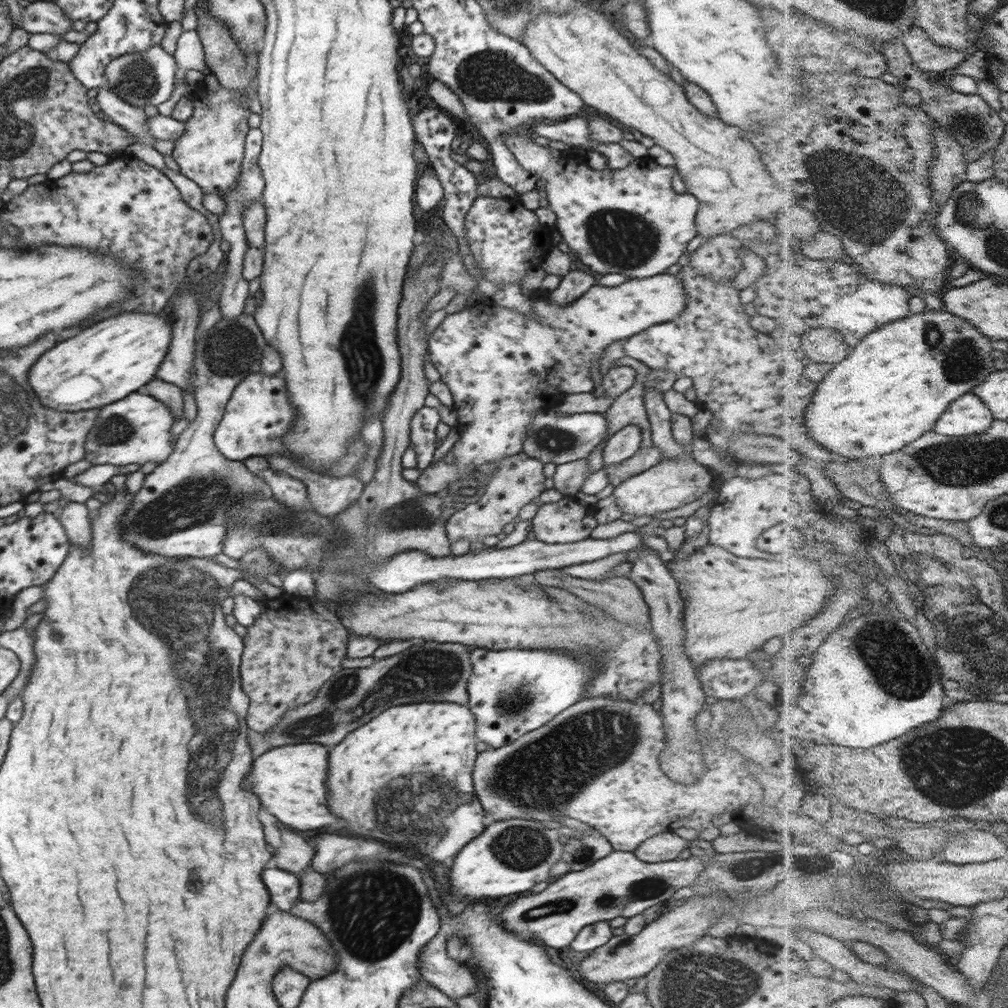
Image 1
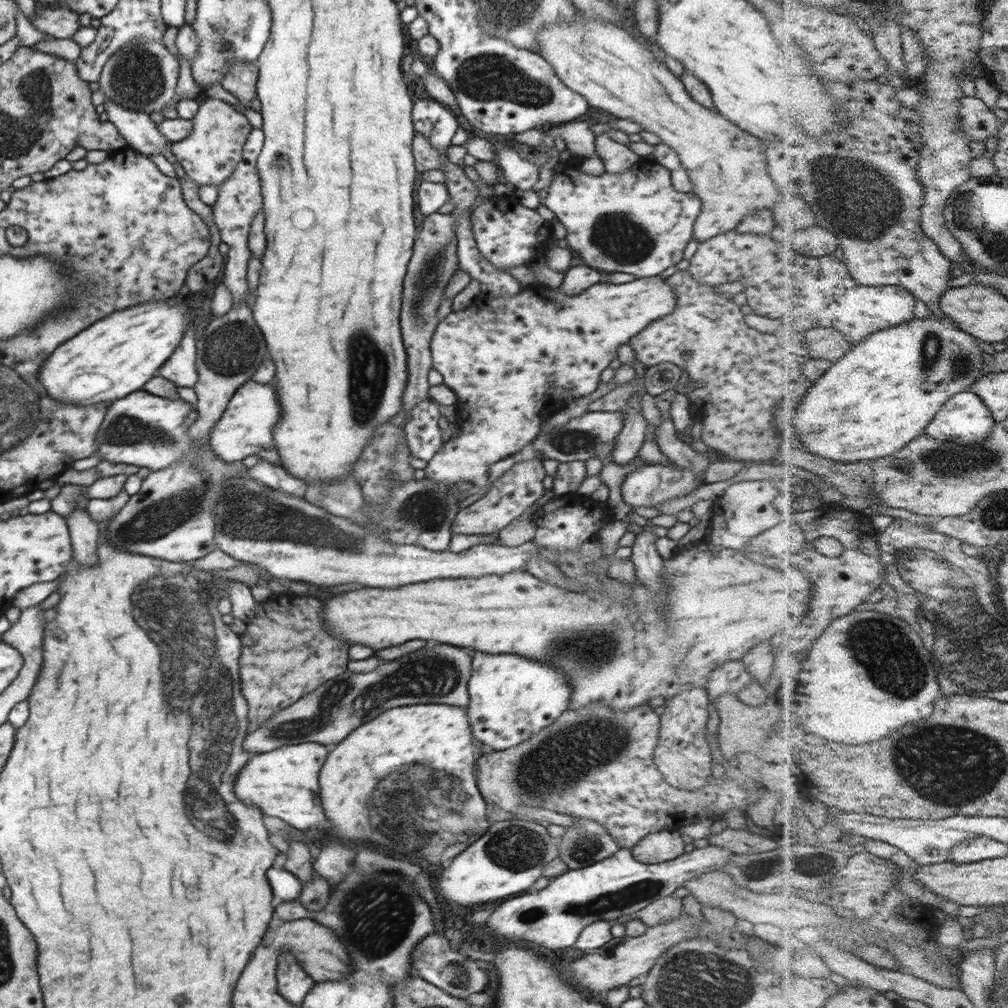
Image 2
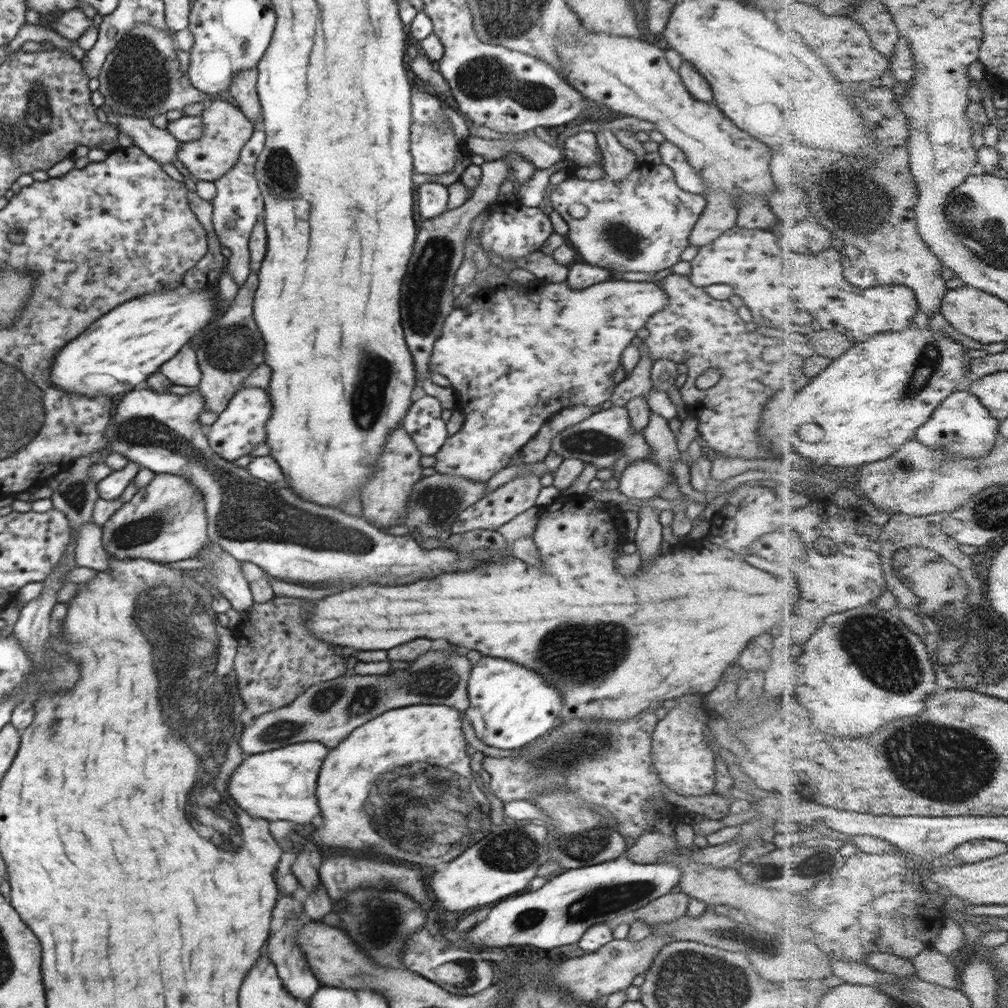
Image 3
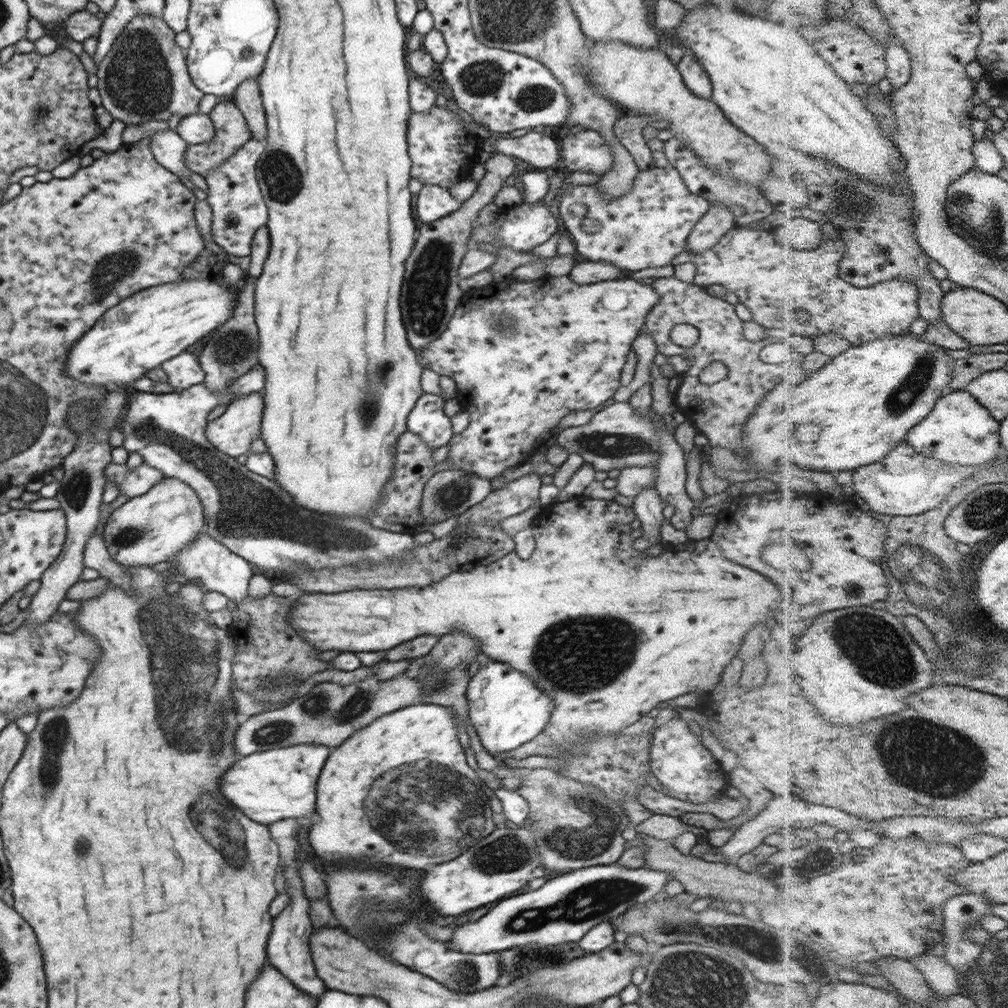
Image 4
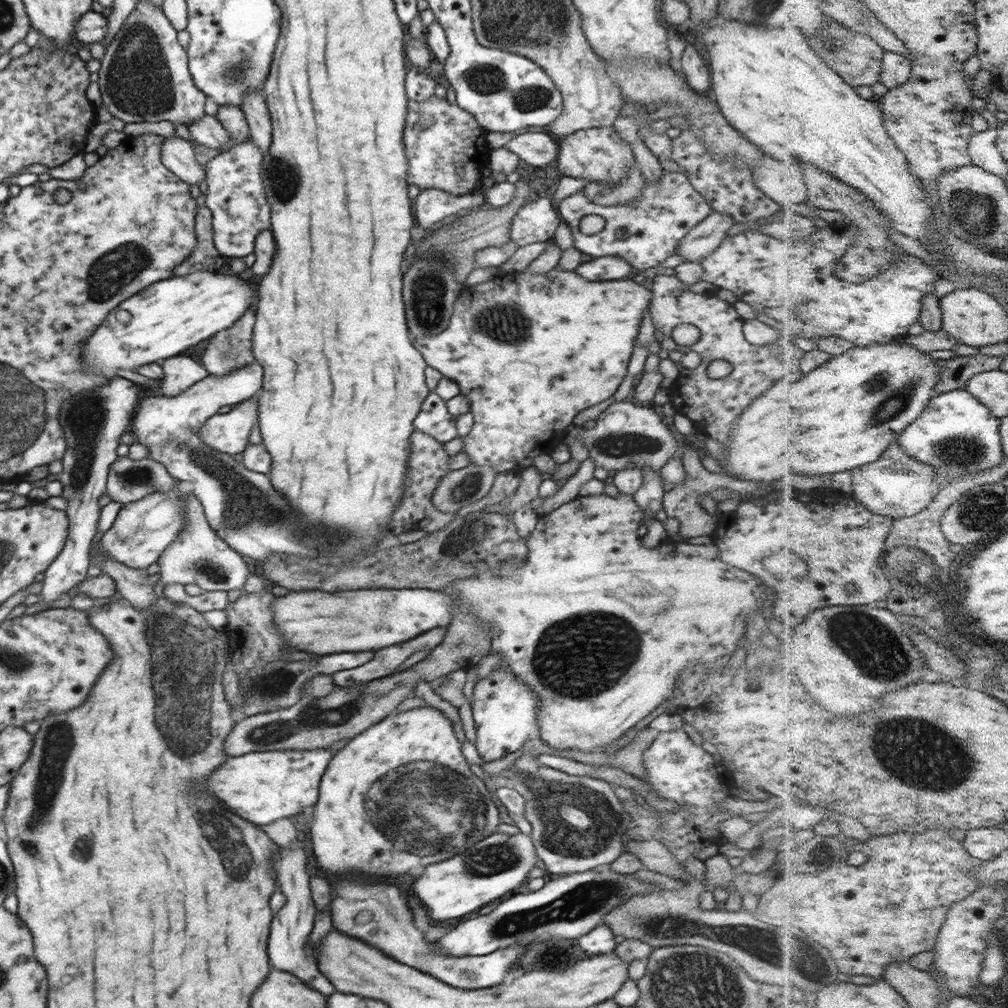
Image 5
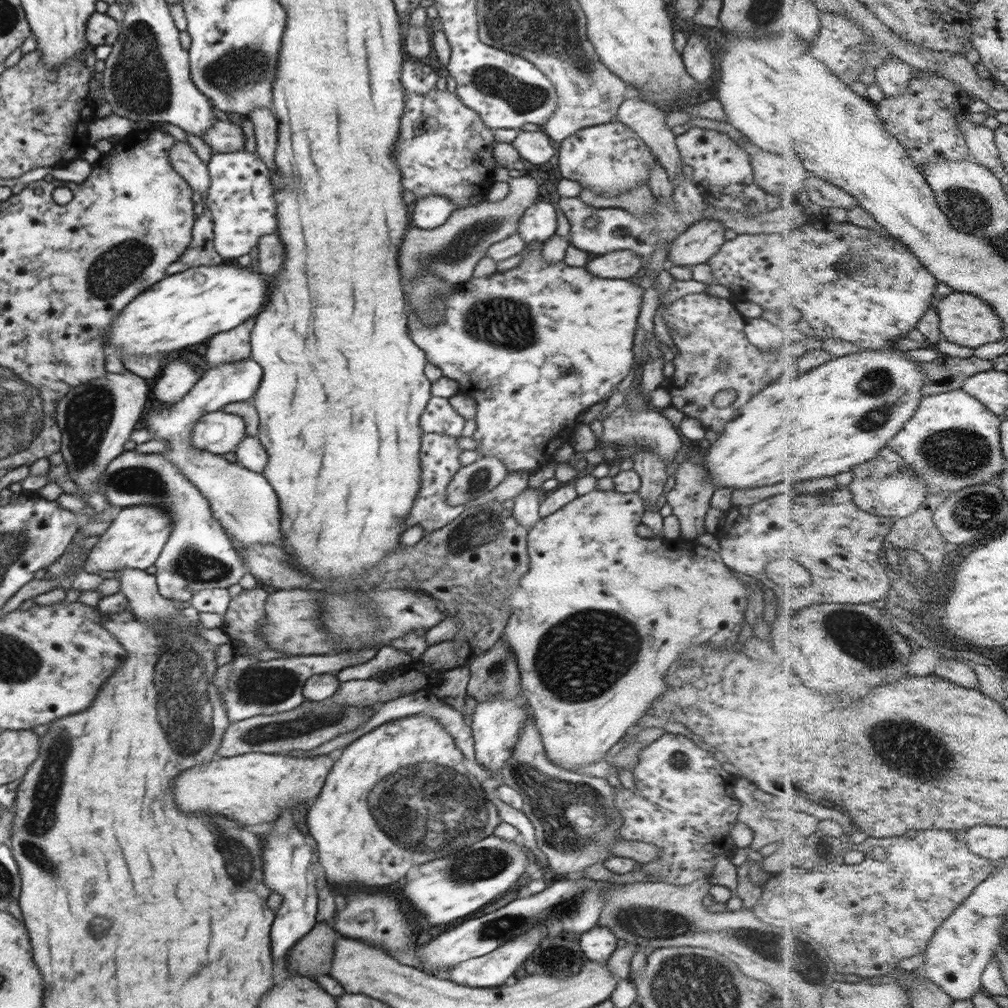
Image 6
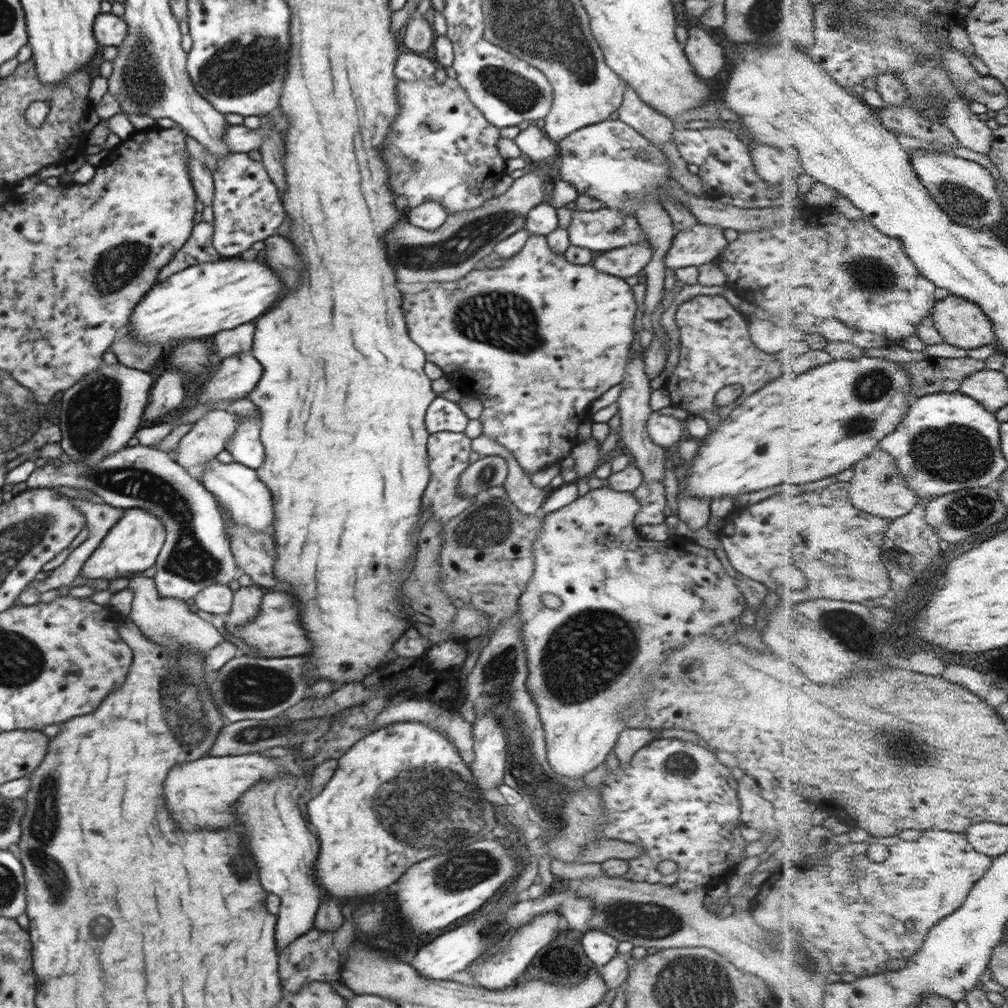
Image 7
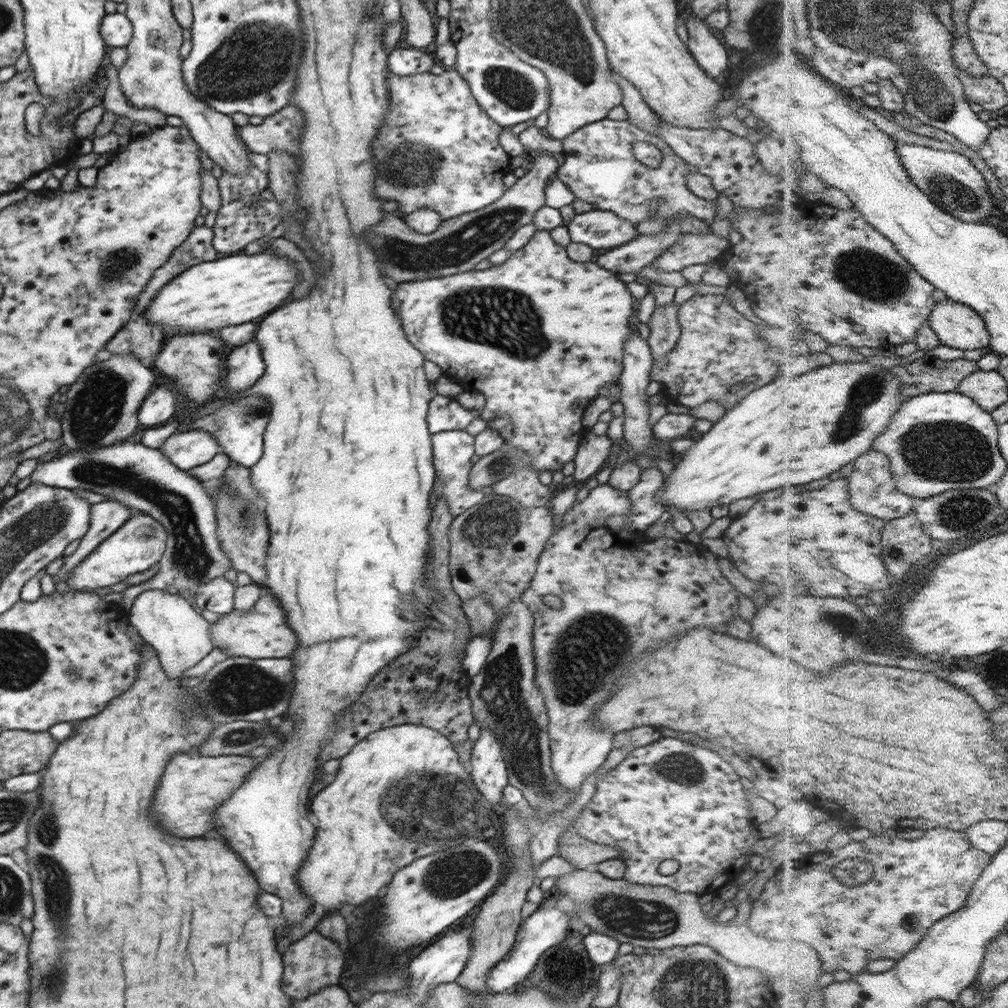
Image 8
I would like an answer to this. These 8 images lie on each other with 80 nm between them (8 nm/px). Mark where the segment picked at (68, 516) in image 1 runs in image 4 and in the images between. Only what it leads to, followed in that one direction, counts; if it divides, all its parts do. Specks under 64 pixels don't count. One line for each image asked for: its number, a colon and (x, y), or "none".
2: (84, 532)
3: (90, 552)
4: (96, 555)

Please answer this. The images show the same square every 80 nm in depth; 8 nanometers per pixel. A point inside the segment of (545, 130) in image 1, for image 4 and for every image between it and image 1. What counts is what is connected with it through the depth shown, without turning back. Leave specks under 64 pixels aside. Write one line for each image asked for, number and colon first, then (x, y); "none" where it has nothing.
2: (580, 141)
3: (582, 149)
4: (586, 151)

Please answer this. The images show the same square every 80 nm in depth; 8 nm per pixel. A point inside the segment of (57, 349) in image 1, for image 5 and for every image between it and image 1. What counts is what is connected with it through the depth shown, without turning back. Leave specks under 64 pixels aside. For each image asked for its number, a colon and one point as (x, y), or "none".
2: (115, 357)
3: (116, 354)
4: (150, 327)
5: (163, 320)

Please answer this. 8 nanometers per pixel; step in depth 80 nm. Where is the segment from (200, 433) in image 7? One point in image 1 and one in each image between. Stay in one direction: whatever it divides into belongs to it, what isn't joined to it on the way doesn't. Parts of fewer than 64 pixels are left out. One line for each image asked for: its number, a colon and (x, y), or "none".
1: (258, 414)
2: (246, 427)
3: (241, 426)
4: (232, 433)
5: (229, 433)
6: (218, 432)

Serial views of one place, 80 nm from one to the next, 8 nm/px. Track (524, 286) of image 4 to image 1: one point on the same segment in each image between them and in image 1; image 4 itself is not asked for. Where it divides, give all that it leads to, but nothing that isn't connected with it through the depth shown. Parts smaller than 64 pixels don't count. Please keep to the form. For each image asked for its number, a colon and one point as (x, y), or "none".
1: (501, 367)
2: (531, 358)
3: (554, 346)

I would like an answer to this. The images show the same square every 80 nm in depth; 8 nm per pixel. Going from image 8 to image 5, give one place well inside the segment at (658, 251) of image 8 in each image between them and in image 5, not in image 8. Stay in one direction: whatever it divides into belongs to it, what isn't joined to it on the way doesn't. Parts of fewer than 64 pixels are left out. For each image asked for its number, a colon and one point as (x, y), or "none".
5: (610, 267)
6: (622, 264)
7: (626, 261)

